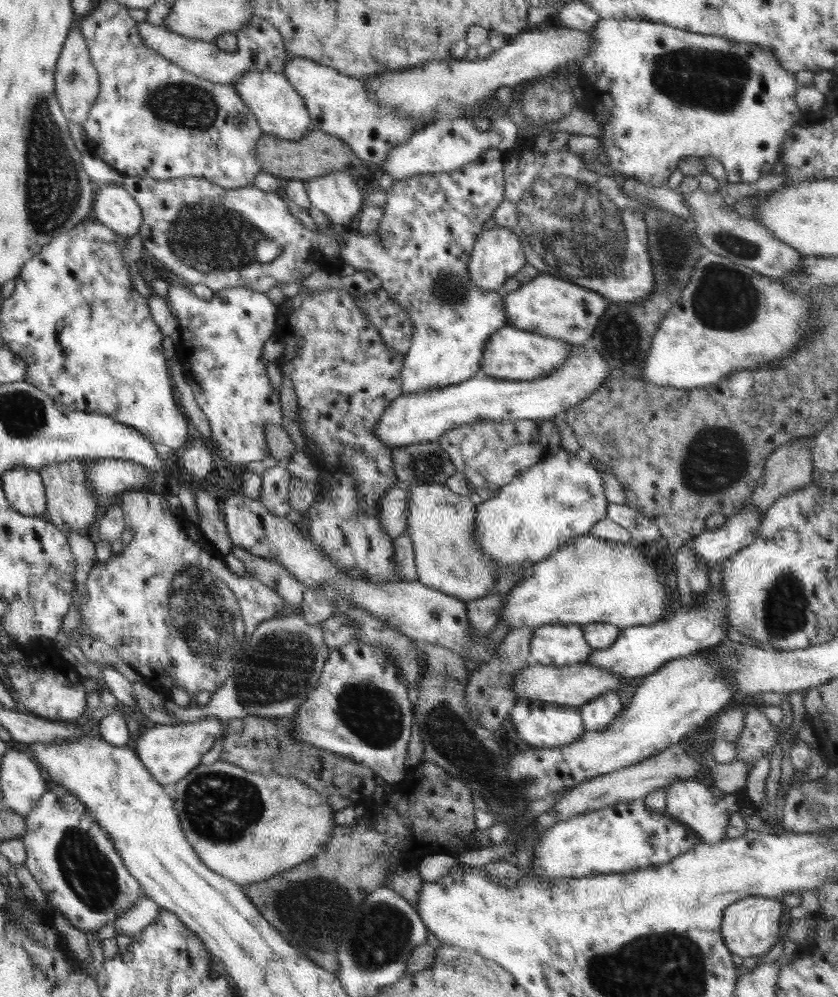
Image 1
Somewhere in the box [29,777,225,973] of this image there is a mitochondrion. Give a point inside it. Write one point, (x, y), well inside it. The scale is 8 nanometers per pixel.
(89, 873)

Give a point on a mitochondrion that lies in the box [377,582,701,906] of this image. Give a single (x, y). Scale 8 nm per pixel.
(450, 739)

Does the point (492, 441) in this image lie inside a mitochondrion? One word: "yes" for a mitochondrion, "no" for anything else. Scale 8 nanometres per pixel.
no

